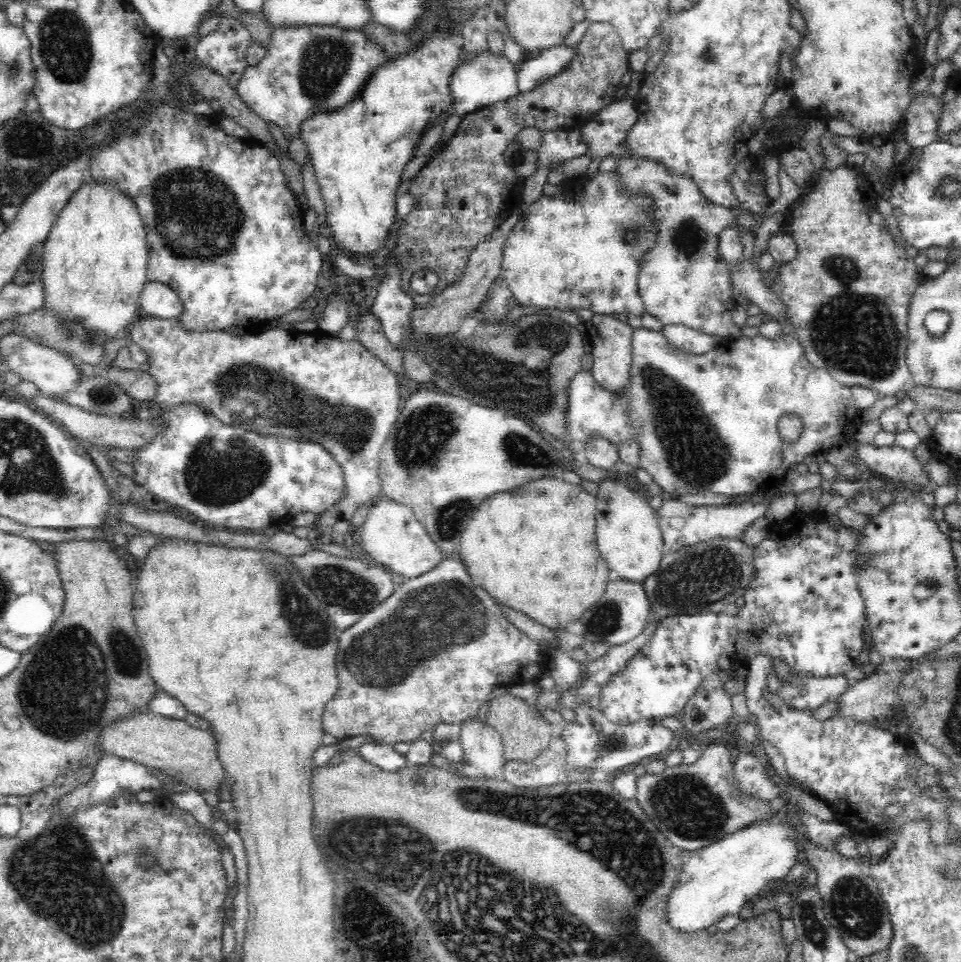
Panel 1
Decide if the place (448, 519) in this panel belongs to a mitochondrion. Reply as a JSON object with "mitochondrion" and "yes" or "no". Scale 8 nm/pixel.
{"mitochondrion":"yes"}

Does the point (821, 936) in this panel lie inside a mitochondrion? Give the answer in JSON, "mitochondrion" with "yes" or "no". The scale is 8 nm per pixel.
{"mitochondrion":"yes"}

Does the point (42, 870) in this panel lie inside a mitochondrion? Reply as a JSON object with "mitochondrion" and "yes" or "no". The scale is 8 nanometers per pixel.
{"mitochondrion":"yes"}

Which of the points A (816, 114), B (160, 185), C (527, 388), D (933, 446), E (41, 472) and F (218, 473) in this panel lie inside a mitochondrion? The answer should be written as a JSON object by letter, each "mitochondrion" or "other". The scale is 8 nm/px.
{"A":"other","B":"mitochondrion","C":"mitochondrion","D":"other","E":"mitochondrion","F":"mitochondrion"}

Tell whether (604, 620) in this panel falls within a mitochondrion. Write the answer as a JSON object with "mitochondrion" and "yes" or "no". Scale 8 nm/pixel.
{"mitochondrion":"yes"}

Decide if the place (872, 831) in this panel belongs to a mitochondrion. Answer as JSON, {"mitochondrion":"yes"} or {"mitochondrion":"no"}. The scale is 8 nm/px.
{"mitochondrion":"no"}

